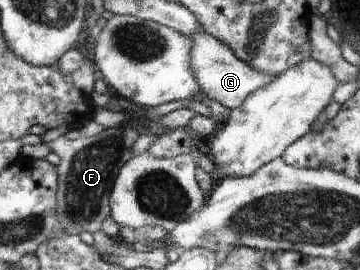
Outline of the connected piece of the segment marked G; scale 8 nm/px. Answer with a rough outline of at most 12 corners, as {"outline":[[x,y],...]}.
{"outline":[[203,30],[191,65],[201,91],[231,111],[275,78]]}

